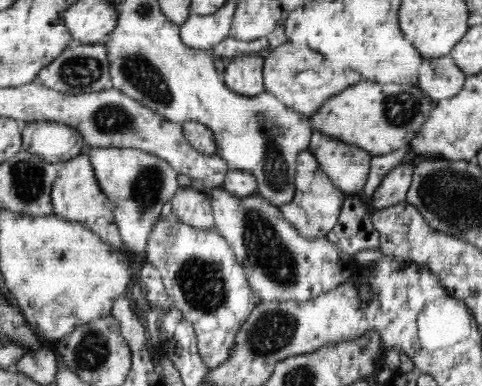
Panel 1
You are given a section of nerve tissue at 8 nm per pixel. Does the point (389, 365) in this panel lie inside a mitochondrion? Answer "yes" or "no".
no

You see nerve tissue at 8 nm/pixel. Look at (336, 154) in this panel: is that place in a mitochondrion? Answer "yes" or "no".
no

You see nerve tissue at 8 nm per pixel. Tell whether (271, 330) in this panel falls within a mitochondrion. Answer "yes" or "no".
yes

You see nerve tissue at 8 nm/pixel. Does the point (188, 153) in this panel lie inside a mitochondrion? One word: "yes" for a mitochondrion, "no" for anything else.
no

